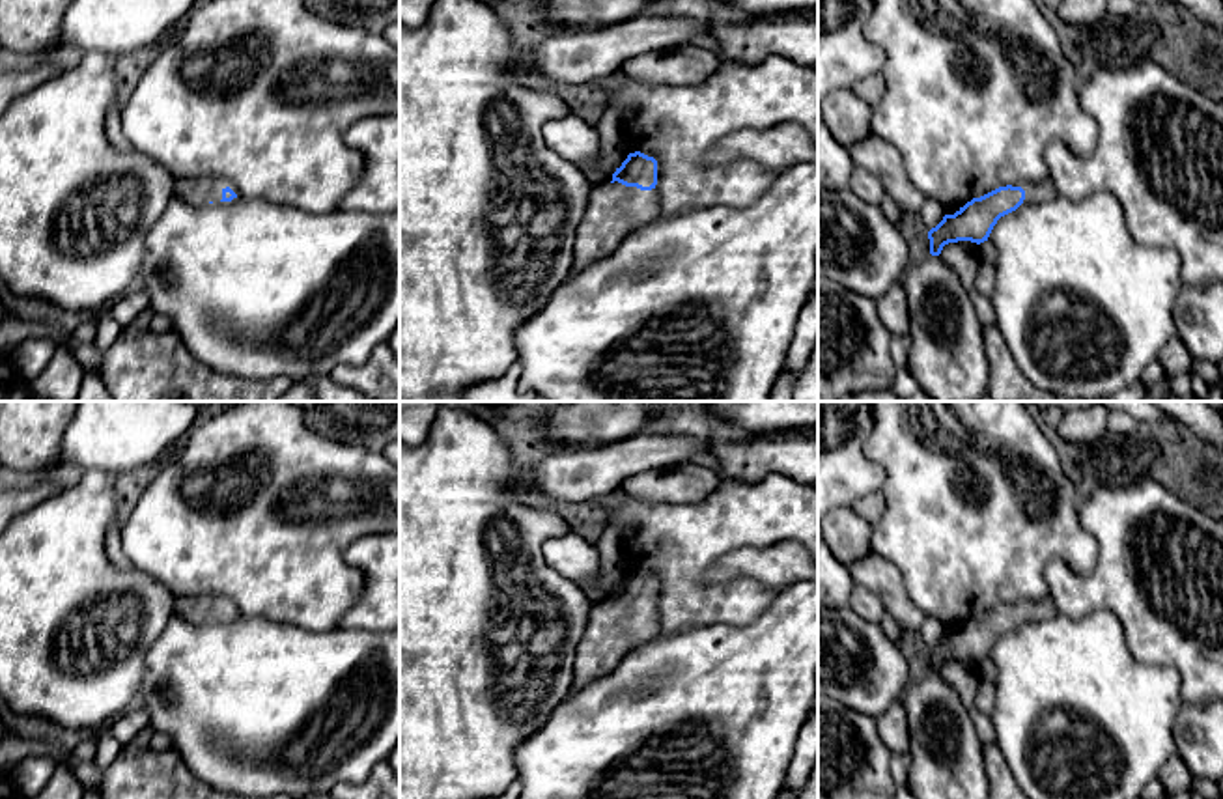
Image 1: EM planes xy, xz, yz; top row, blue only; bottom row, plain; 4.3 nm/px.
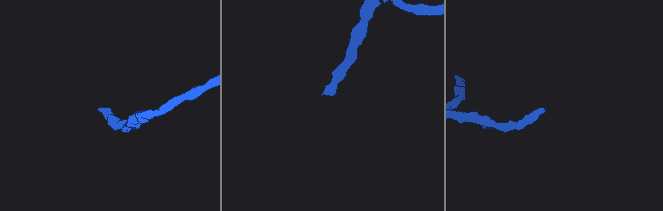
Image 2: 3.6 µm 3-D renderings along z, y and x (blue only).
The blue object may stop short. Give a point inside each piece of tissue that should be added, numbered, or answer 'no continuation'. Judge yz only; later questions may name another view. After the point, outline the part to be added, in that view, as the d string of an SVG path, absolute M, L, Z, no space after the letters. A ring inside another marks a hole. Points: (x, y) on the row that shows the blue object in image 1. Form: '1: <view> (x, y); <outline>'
1: yz (1042, 191); M1049 177L1042 183L1029 185L1025 189L1025 200L1031 202L1031 203L1046 202L1046 200L1051 200L1055 196L1057 196L1057 190L1055 190Z

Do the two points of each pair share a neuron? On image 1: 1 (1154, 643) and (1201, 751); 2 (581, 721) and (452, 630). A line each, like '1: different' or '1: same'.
1: different
2: different

